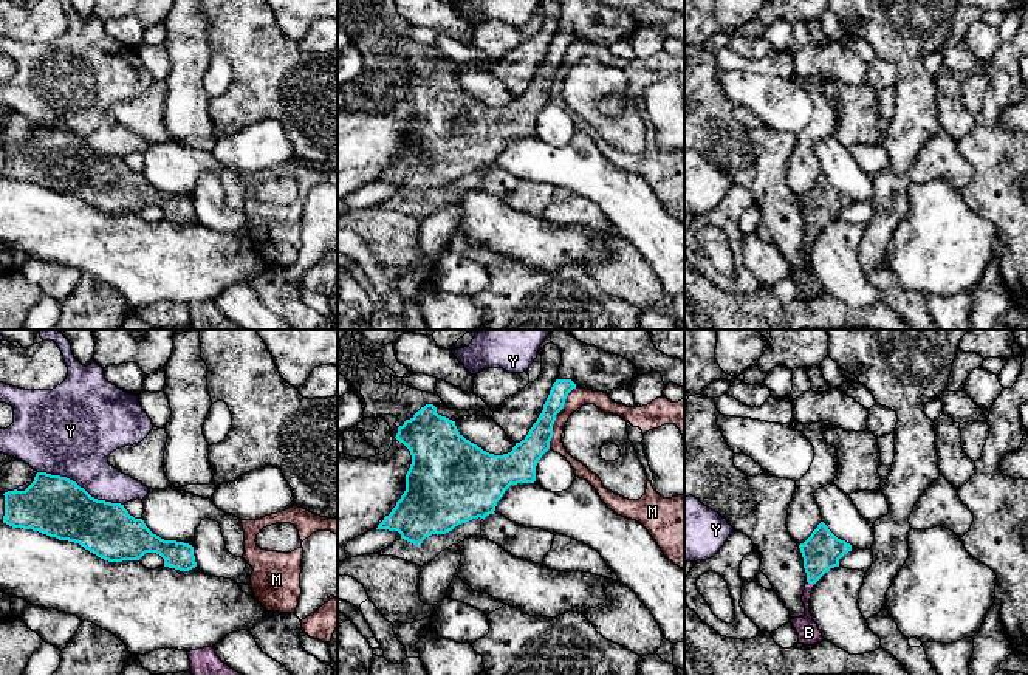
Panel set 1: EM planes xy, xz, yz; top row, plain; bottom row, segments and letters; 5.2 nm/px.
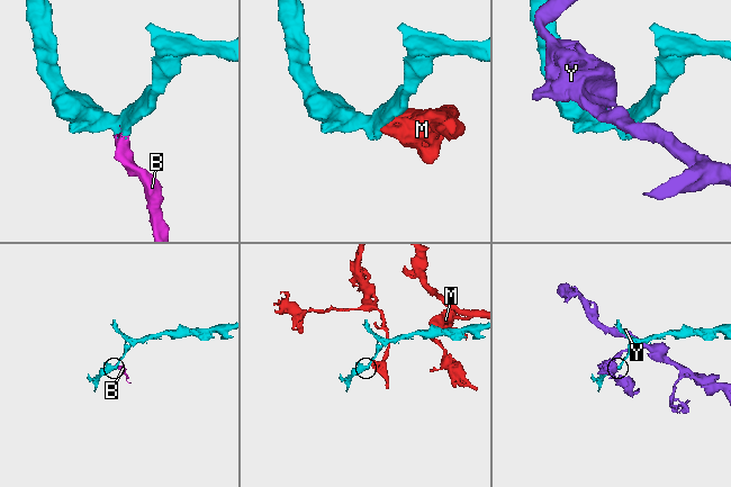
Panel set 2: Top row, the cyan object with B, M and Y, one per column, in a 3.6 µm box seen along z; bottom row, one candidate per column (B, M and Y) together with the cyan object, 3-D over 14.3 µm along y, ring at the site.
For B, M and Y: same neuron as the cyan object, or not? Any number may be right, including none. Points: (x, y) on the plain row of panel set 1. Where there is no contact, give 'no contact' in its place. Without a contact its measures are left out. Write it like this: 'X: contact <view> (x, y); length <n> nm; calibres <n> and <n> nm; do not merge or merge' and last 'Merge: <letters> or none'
B: contact yz (810, 236); length 60 nm; calibres 200 and 110 nm; merge
M: contact xz (555, 70); length 360 nm; calibres 140 and 100 nm; do not merge
Y: contact xy (79, 140); length 480 nm; calibres 320 and 400 nm; do not merge
Merge: B

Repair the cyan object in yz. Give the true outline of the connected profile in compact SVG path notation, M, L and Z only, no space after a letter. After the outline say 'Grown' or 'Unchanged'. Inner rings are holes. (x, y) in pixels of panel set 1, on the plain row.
M821 175L817 181L811 186L811 189L799 198L804 221L807 226L805 243L802 249L802 255L805 259L805 269L791 272L797 288L799 297L813 299L821 296L822 286L817 277L813 274L810 266L810 251L816 235L834 220L839 220L839 212L852 204L852 198L845 194L838 192L828 180Z. Grown

